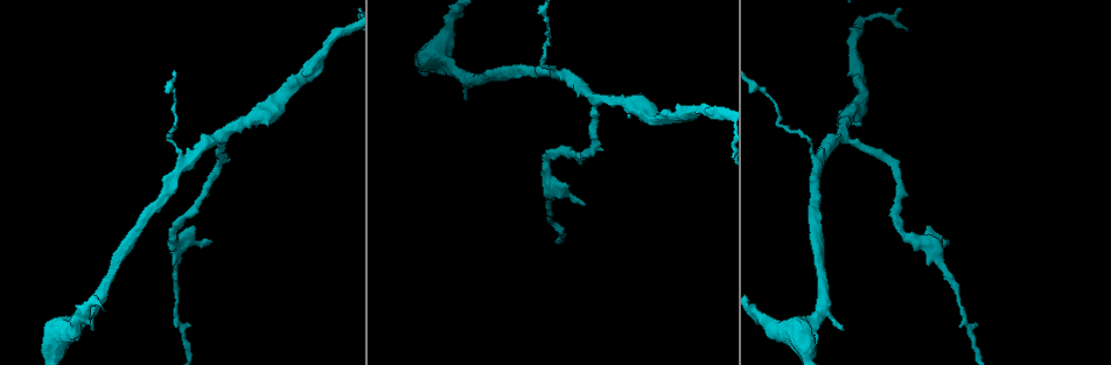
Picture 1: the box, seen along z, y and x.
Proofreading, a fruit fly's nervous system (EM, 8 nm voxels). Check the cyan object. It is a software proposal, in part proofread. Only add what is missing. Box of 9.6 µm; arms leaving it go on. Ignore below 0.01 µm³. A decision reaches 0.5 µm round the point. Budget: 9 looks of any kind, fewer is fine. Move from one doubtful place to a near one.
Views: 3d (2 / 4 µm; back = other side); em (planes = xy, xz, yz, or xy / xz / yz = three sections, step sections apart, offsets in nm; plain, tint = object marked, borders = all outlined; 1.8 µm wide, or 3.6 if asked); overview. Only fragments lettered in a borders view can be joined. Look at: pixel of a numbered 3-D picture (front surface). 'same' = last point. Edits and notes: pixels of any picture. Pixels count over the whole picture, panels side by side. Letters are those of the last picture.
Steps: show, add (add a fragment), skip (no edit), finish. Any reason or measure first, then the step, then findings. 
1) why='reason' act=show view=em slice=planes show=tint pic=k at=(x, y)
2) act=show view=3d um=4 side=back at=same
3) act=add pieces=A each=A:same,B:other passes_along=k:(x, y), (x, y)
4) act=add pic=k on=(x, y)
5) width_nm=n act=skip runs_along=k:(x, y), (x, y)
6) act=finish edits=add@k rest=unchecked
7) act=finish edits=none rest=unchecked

why='thick turns thin' act=show view=3d um=4 side=back pic=1 at=(348, 29)

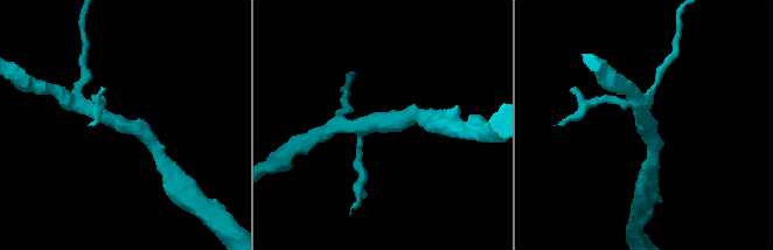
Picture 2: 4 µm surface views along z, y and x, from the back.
act=show view=em um=3.6 slice=planes show=borders pic=2 at=(381, 121)

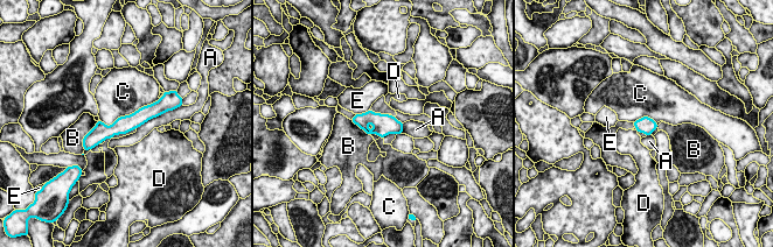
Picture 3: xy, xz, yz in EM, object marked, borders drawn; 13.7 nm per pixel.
width_nm=240 act=skip each=A:other,B:other,C:other,D:other,E:other border=3:(154, 101), (110, 125), (99, 120) found='none of them fits'

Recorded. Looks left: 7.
why='arms part here' act=show view=3d um=2 pic=1 at=(594, 98)

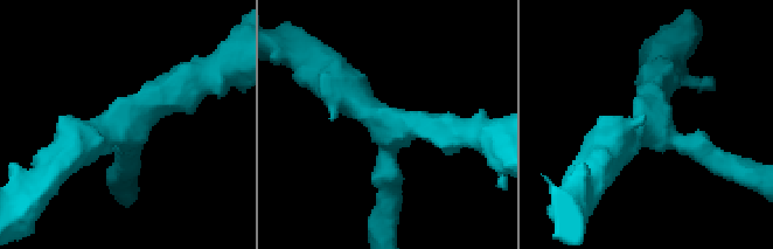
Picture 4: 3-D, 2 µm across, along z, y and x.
arms=3 arm_widths_nm=200,260,280 why='now the EM' act=show view=em slice=planes show=borders pic=4 at=(656, 135)

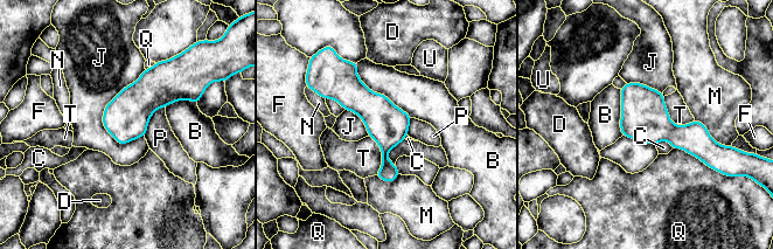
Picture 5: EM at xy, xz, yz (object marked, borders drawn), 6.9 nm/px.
longest_contact=J:550nm act=skip each=B:other,C:other,D:other,F:other,J:other,M:other,N:other,P:other,Q:other,T:other,U:other found='no lettered fragment goes on from it'

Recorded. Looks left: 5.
why='branch stops here' act=show view=em um=3.6 slice=planes show=plain pic=1 at=(193, 229)

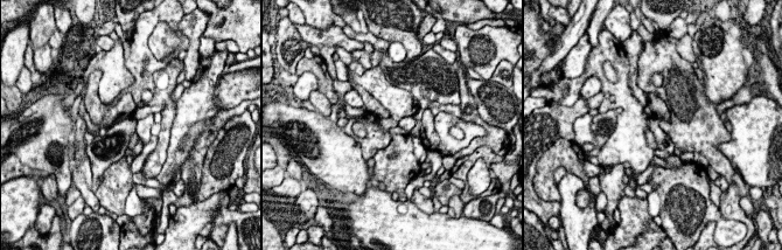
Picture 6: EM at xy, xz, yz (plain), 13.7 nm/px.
why='what lies round it' act=show view=em um=3.6 slice=planes show=borders at=same

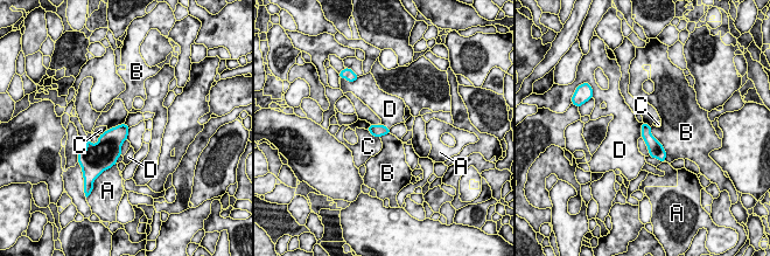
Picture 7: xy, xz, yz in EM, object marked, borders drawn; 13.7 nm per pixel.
act=skip each=A:other,B:other,C:other,D:other border=7:(643, 123), (641, 137) found='none of them fits'

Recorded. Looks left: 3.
why='narrows sharply' act=show view=em slice=yz step=16 show=tint pic=1 at=(176, 310)

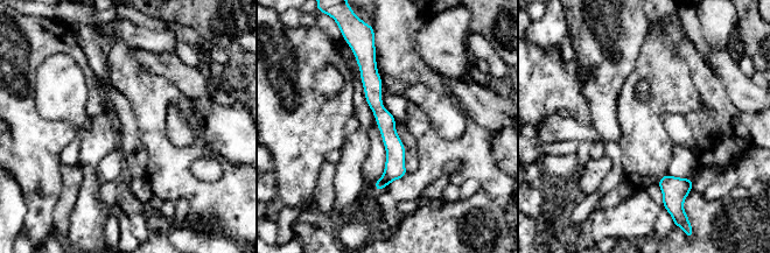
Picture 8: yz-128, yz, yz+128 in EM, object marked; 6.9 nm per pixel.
act=show view=em slice=planes show=tint at=same

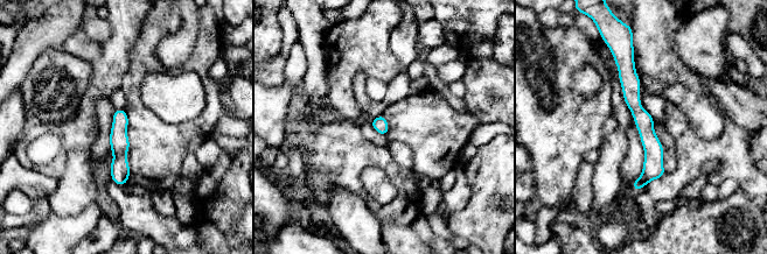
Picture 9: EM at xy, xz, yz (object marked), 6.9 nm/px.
why='see the neighbours' act=show view=em slice=planes show=borders at=same

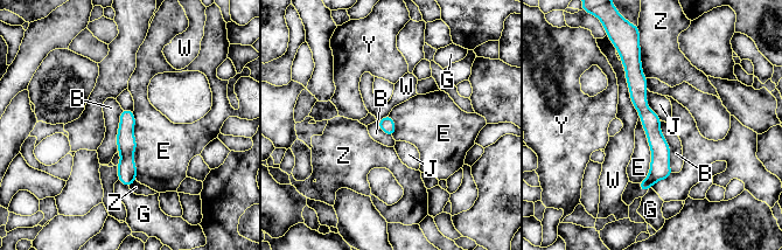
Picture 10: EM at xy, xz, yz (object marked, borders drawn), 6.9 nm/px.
act=skip each=B:other,E:other,G:other,J:other,W:other,Y:other,Z:other runs_along=10:(635, 60), (657, 143), (643, 187) found='no lettered fragment goes on from it'

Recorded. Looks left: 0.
act=finish edits=none rest=unchecked

